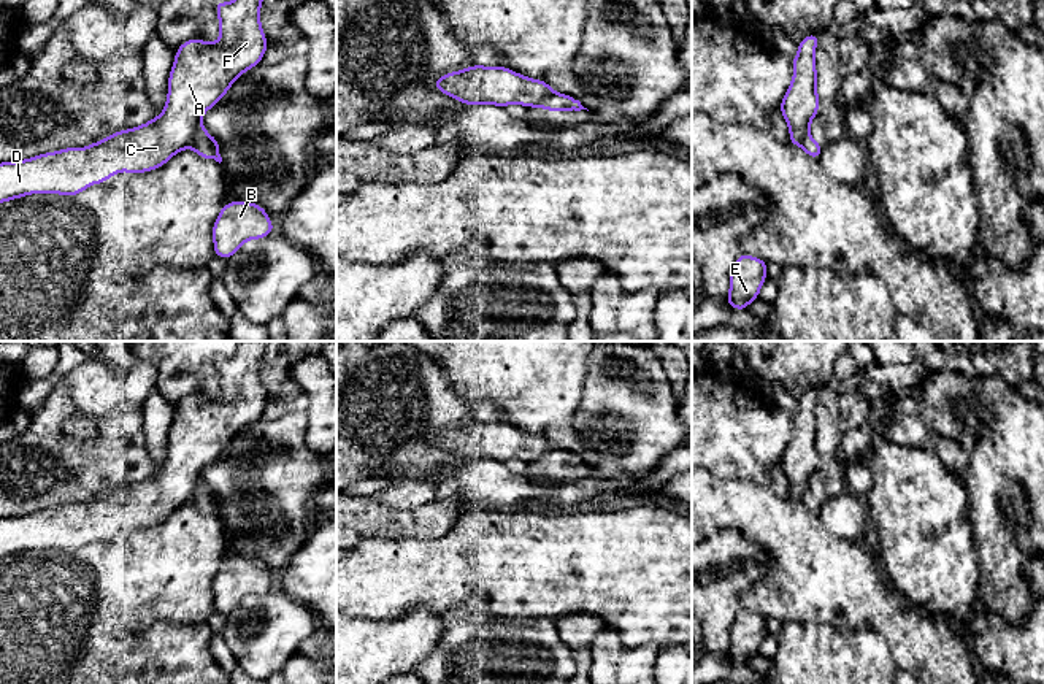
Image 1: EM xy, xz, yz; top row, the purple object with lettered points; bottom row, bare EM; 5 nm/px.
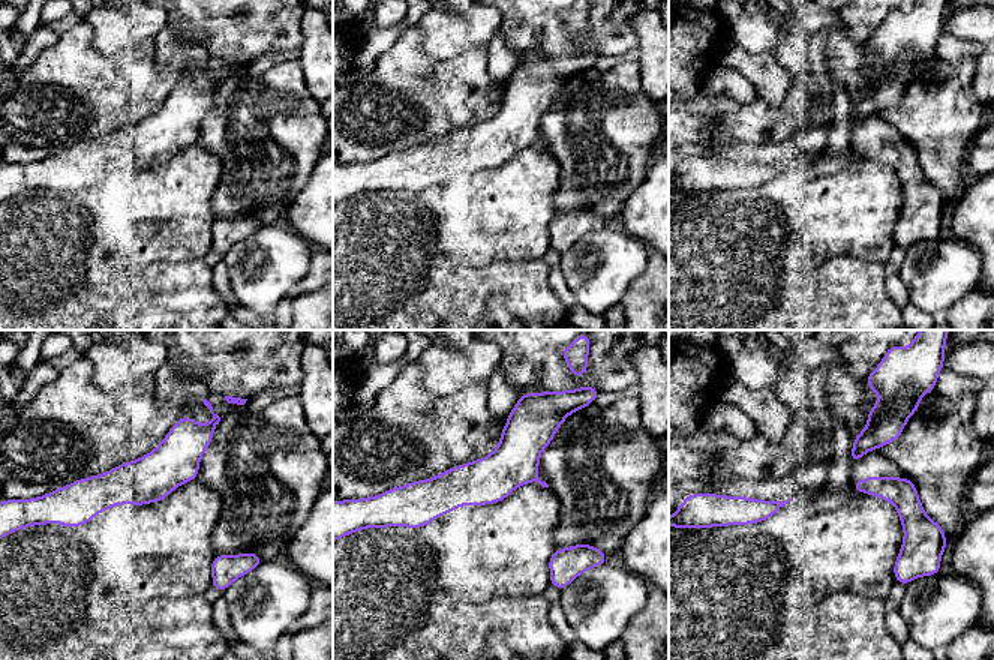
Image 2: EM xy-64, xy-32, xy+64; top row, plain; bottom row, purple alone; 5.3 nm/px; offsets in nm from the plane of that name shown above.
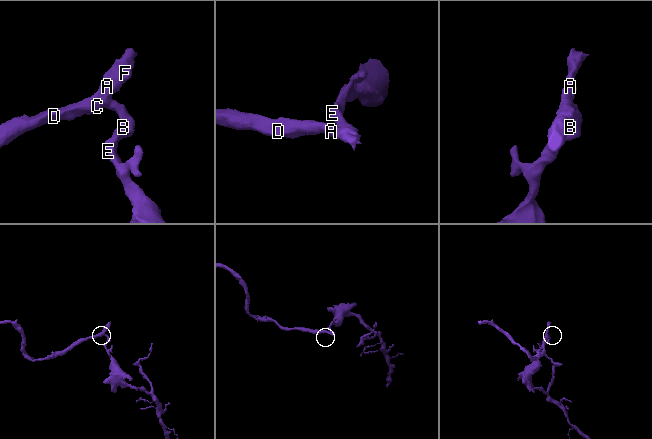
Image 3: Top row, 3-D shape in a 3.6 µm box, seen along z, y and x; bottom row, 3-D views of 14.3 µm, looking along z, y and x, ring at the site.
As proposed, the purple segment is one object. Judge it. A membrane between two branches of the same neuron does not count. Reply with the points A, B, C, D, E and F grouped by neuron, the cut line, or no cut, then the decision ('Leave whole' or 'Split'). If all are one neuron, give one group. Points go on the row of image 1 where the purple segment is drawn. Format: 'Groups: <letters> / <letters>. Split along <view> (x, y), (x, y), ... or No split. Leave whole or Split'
Groups: A C D F / B E. Split along xy (200, 124), (194, 138), (186, 146). Split

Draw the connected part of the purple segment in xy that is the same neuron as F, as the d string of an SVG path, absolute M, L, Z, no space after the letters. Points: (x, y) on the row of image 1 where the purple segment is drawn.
M262 0L216 3L221 38L216 43L192 38L176 49L168 78L167 105L160 116L140 127L108 135L87 148L67 148L19 162L0 162L0 203L29 194L73 197L90 184L105 183L116 171L138 175L165 165L176 152L189 146L202 125L202 116L227 94L235 79L262 62L268 43L260 25L260 5Z

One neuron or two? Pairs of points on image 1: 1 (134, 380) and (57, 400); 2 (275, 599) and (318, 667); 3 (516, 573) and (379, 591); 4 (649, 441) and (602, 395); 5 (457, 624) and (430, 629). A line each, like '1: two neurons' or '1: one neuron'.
1: two neurons
2: two neurons
3: one neuron
4: one neuron
5: two neurons

